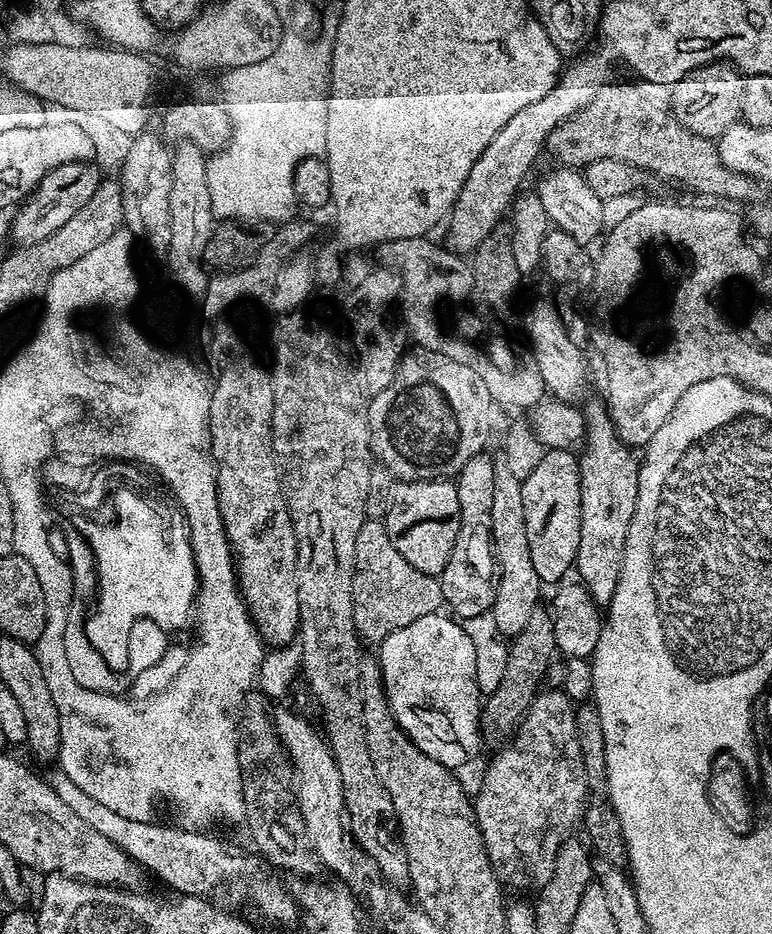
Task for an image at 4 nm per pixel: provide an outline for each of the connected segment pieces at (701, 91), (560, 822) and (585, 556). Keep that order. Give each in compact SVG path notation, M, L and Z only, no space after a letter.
M731 63L703 64L671 85L670 111L686 130L715 141L741 119L743 89L744 76Z
M541 691L528 705L528 711L511 737L510 746L501 747L493 755L497 756L493 758L480 784L480 801L474 804L476 824L480 827L484 849L488 851L501 885L531 890L544 888L554 874L556 851L573 835L572 827L581 823L586 807L586 777L580 749L581 733L576 732L576 712L572 708L575 708L574 701L566 691Z
M603 403L592 404L586 408L586 435L583 437L584 453L579 453L580 461L580 545L574 565L580 571L587 591L597 605L608 606L620 581L620 571L626 550L626 538L630 534L630 522L636 513L638 502L638 482L640 481L640 464L632 457L633 449L616 435L612 418Z

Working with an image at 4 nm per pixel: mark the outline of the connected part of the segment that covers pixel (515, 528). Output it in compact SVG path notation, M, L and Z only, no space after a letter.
M500 458L495 461L496 474L494 476L494 506L492 507L492 543L496 550L496 563L500 573L500 585L496 587L496 601L492 603L492 617L498 622L500 631L505 637L515 638L520 635L520 631L530 622L530 614L538 611L536 604L540 600L540 588L542 582L534 570L534 562L530 556L530 542L528 541L528 531L526 530L526 510L522 506L522 482L510 474L506 462Z

